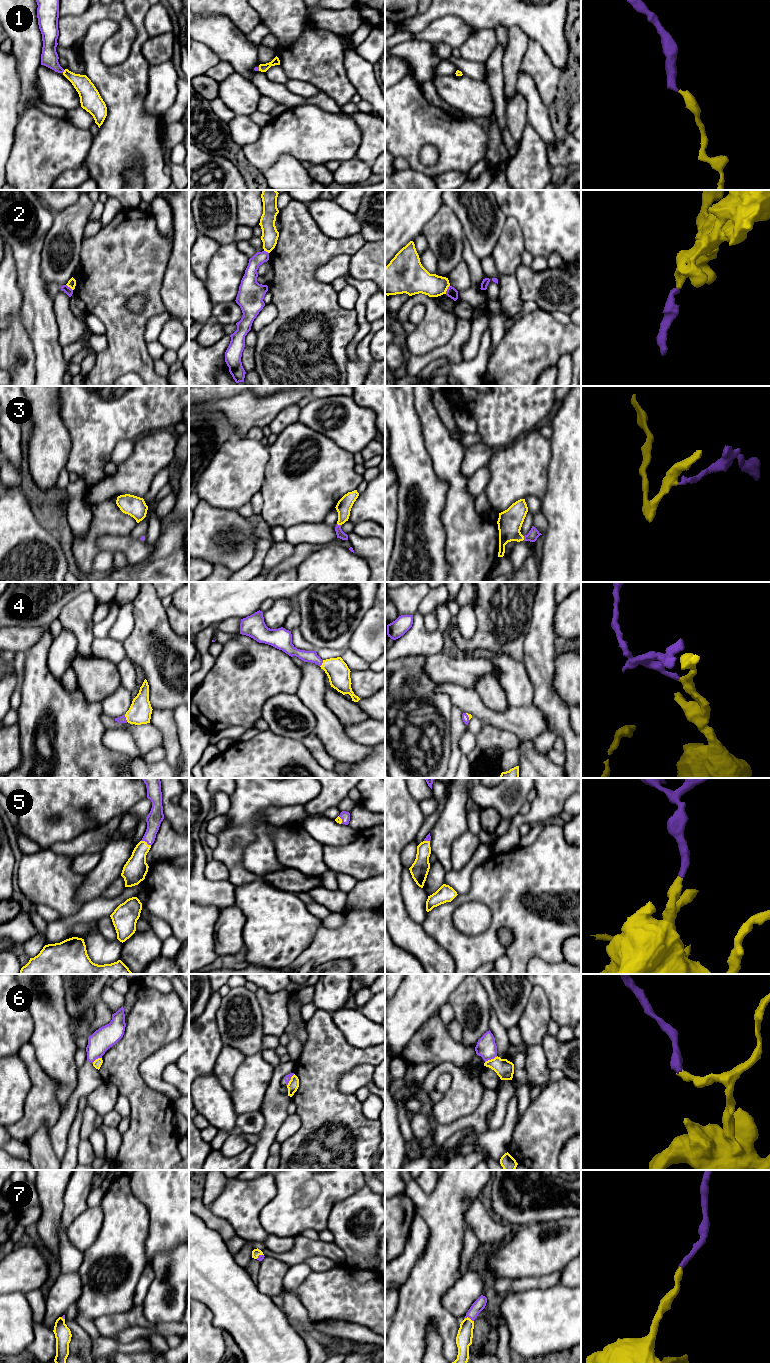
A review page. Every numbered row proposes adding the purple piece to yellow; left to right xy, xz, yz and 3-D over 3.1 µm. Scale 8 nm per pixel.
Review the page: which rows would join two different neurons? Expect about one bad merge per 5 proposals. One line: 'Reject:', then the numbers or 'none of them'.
Reject: 2, 6

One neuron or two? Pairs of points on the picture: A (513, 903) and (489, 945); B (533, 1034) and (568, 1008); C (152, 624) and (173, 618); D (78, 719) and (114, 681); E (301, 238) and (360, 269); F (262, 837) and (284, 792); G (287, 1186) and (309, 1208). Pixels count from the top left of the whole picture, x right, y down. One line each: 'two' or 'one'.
A: one
B: two
C: two
D: two
E: two
F: two
G: one

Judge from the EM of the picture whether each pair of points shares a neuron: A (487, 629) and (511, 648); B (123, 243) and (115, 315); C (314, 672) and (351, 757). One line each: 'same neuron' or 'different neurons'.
A: same neuron
B: same neuron
C: same neuron

